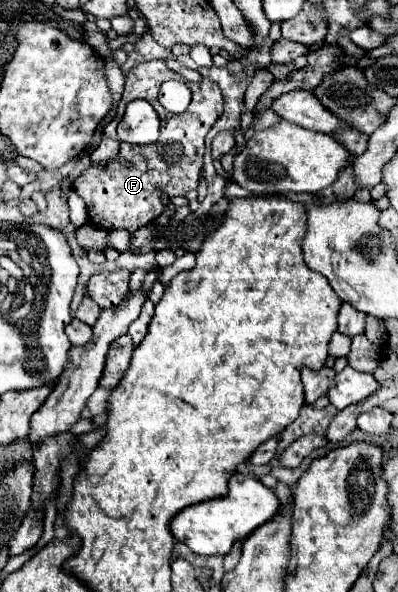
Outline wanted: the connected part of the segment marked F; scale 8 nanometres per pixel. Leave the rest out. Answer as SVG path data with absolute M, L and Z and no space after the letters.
M152 60L152 62L134 66L130 74L126 76L126 86L124 86L124 94L118 104L116 116L104 128L104 130L116 130L126 104L136 98L144 98L154 106L162 122L158 142L144 144L144 146L120 142L120 152L116 158L108 160L104 166L92 164L72 184L76 194L86 202L88 220L96 228L126 230L132 234L140 226L152 224L162 214L164 210L162 194L168 194L168 198L186 196L190 190L196 190L198 186L202 156L204 156L204 138L206 138L206 132L216 122L216 118L222 114L224 100L222 100L218 84L204 78L200 84L194 84L190 88L192 100L188 110L184 114L170 114L158 102L158 90L166 78L180 80L182 76L178 72L168 70L166 62L162 60Z

